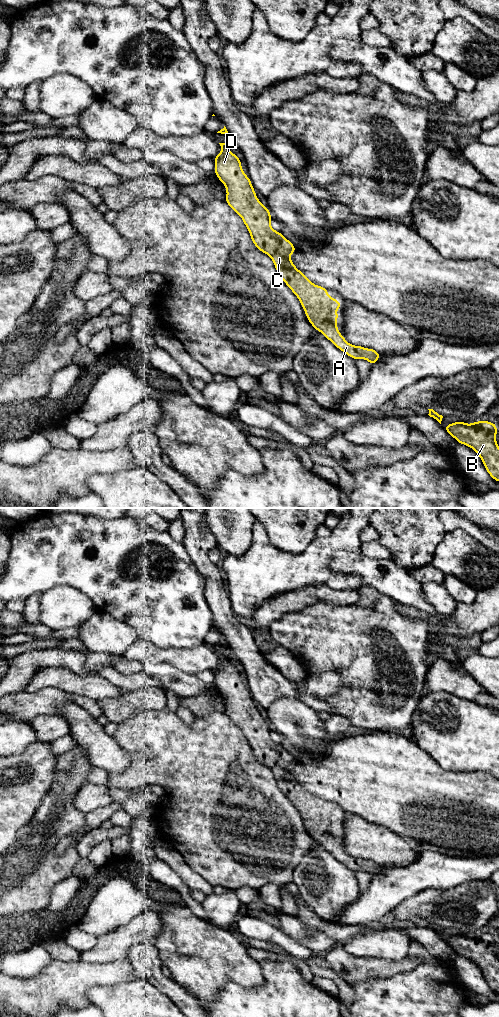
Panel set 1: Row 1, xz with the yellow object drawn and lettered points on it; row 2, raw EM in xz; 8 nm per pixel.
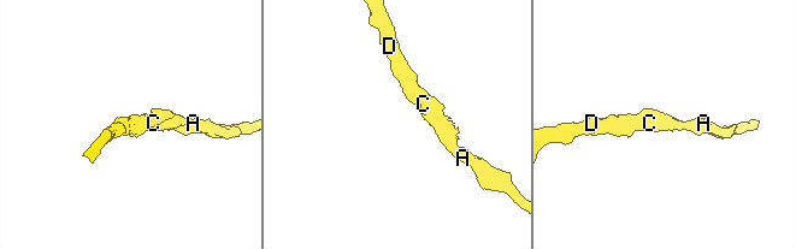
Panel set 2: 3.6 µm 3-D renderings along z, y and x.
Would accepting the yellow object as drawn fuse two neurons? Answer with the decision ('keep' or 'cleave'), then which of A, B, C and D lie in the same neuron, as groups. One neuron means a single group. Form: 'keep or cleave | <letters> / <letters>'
keep | A B C D

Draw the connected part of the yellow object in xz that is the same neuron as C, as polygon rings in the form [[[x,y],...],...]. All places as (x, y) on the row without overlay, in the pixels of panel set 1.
[[[227,655],[219,656],[222,663],[214,670],[214,684],[218,691],[225,697],[227,703],[225,713],[243,731],[254,757],[261,764],[271,769],[279,789],[297,808],[311,837],[348,868],[355,872],[368,872],[371,878],[374,877],[378,873],[380,866],[374,861],[349,856],[343,847],[338,844],[338,838],[335,833],[340,829],[340,827],[336,826],[336,822],[342,819],[340,813],[330,809],[326,800],[319,797],[314,798],[314,794],[310,793],[295,779],[289,770],[296,763],[295,758],[282,745],[276,744],[270,738],[272,728],[269,721],[257,710],[249,689],[242,682],[241,672],[229,663]]]

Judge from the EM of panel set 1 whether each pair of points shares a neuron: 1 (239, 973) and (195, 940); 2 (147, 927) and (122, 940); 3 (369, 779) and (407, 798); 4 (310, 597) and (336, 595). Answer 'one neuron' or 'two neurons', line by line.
1: one neuron
2: one neuron
3: one neuron
4: one neuron

